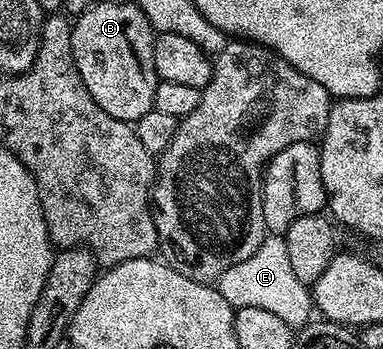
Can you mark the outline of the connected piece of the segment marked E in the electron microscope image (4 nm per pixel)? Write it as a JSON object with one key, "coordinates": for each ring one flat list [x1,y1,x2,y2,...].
{"coordinates":[[267,236,258,251,220,275,217,290,233,309,260,308,276,313,293,329,305,326,313,314,314,305,309,286,294,274,283,236]]}

